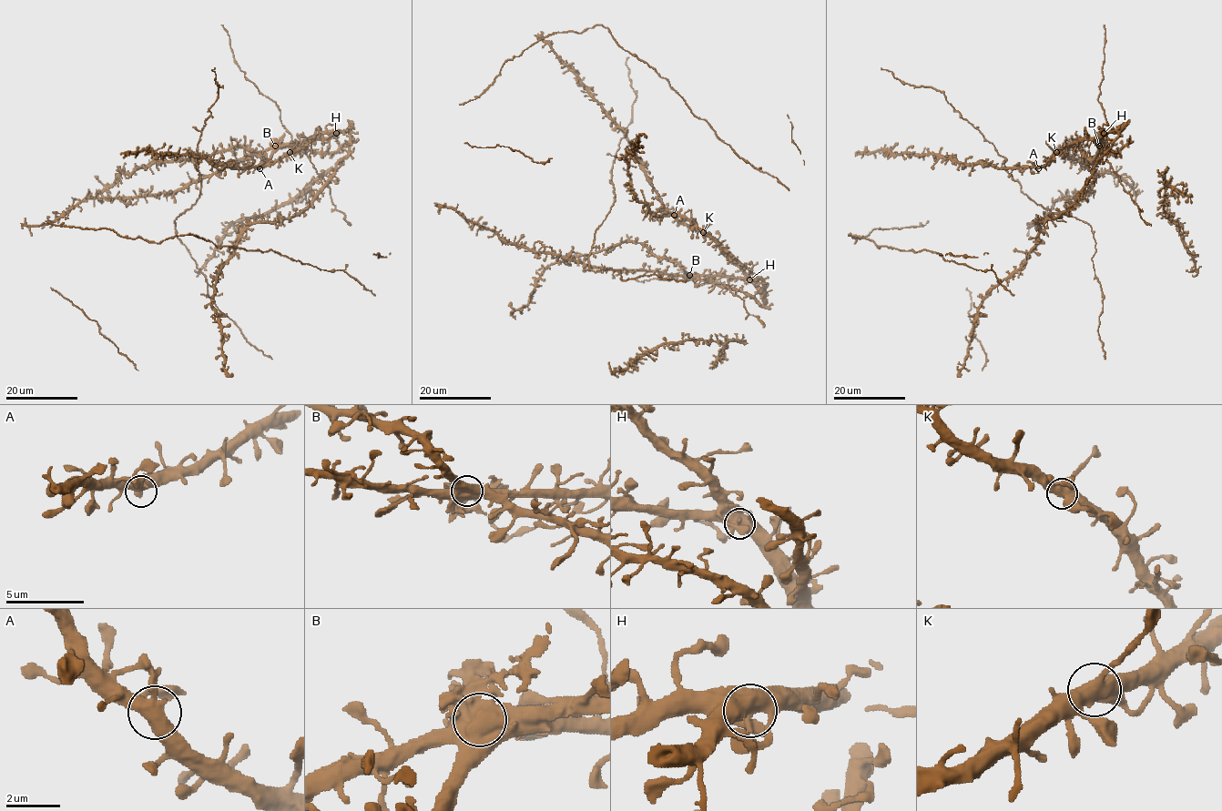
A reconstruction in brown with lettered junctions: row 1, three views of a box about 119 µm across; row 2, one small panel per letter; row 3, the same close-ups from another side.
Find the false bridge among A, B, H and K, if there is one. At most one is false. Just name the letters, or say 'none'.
B

